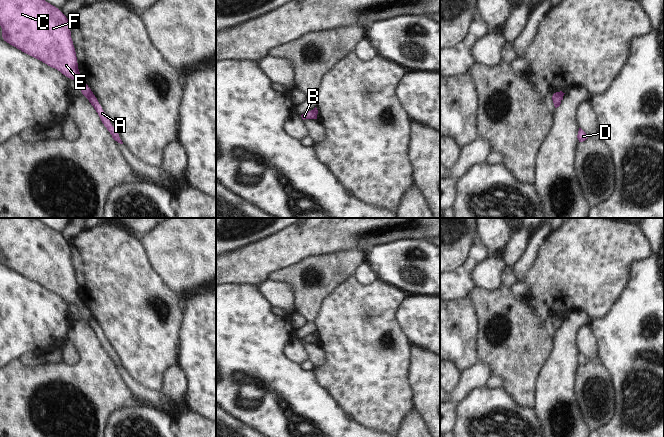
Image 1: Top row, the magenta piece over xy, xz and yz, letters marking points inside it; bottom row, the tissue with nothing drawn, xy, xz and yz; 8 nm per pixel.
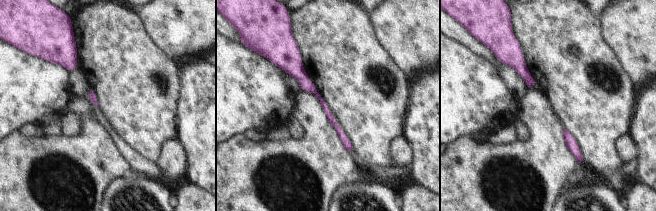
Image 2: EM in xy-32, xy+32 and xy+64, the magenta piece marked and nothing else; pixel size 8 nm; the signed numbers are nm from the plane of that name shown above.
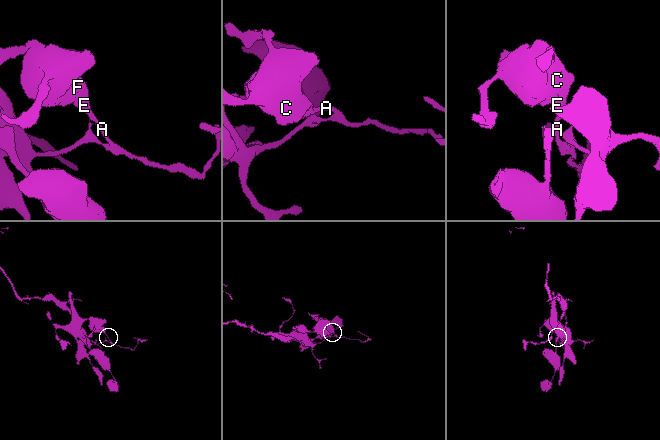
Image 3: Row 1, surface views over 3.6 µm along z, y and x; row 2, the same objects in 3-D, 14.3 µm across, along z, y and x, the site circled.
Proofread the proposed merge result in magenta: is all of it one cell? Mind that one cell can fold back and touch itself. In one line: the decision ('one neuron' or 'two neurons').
two neurons

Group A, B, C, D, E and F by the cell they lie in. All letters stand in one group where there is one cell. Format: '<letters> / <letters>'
A D / B C E F

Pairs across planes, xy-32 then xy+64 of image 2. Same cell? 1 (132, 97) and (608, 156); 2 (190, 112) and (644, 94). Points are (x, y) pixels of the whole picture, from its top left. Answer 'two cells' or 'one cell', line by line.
1: one cell
2: one cell

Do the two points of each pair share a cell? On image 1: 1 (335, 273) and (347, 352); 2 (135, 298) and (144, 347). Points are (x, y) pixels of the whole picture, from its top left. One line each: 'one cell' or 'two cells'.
1: two cells
2: one cell

